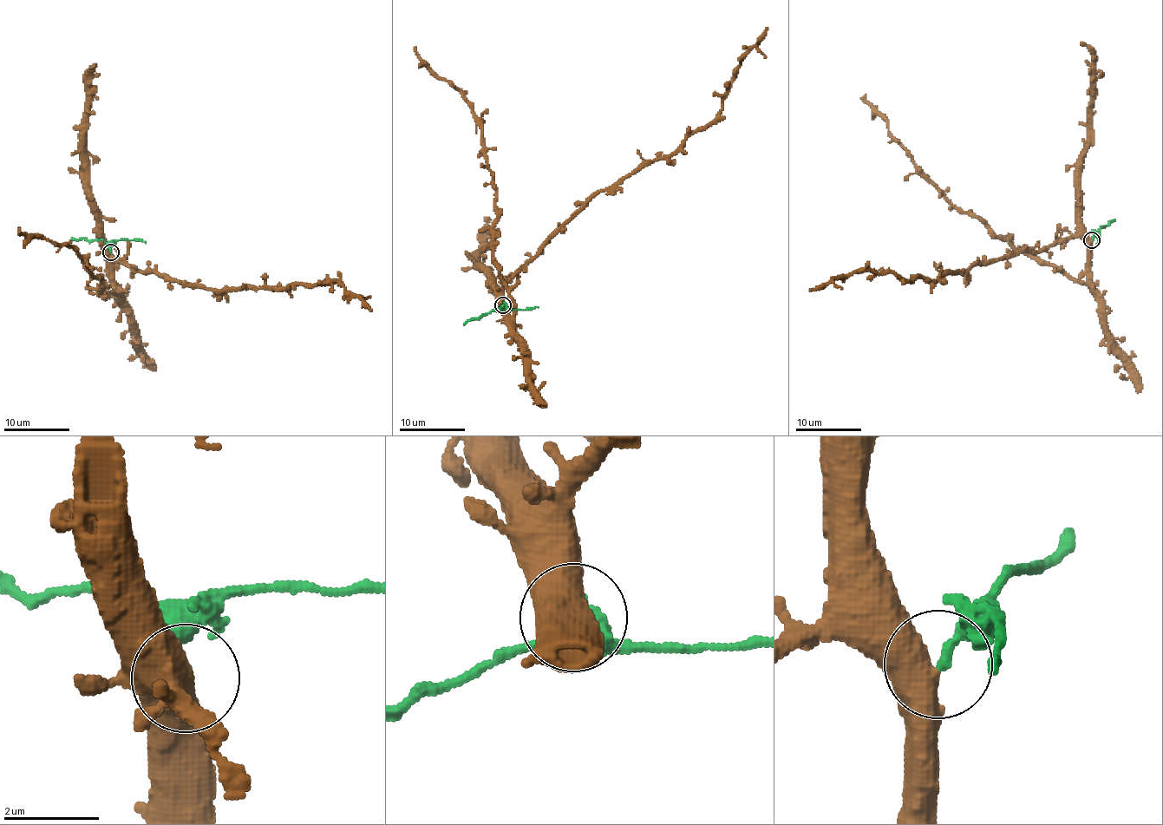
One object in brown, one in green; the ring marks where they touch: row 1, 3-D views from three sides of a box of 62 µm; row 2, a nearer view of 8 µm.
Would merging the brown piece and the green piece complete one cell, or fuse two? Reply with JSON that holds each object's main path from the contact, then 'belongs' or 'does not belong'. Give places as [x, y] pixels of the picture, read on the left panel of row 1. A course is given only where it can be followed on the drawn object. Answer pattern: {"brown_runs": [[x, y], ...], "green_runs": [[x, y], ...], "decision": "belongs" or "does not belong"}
{"brown_runs": [[111, 252], [109, 258], [145, 273], [223, 291], [280, 291], [328, 278], [371, 311]], "green_runs": [[111, 252], [102, 240], [71, 238]], "decision": "does not belong"}

